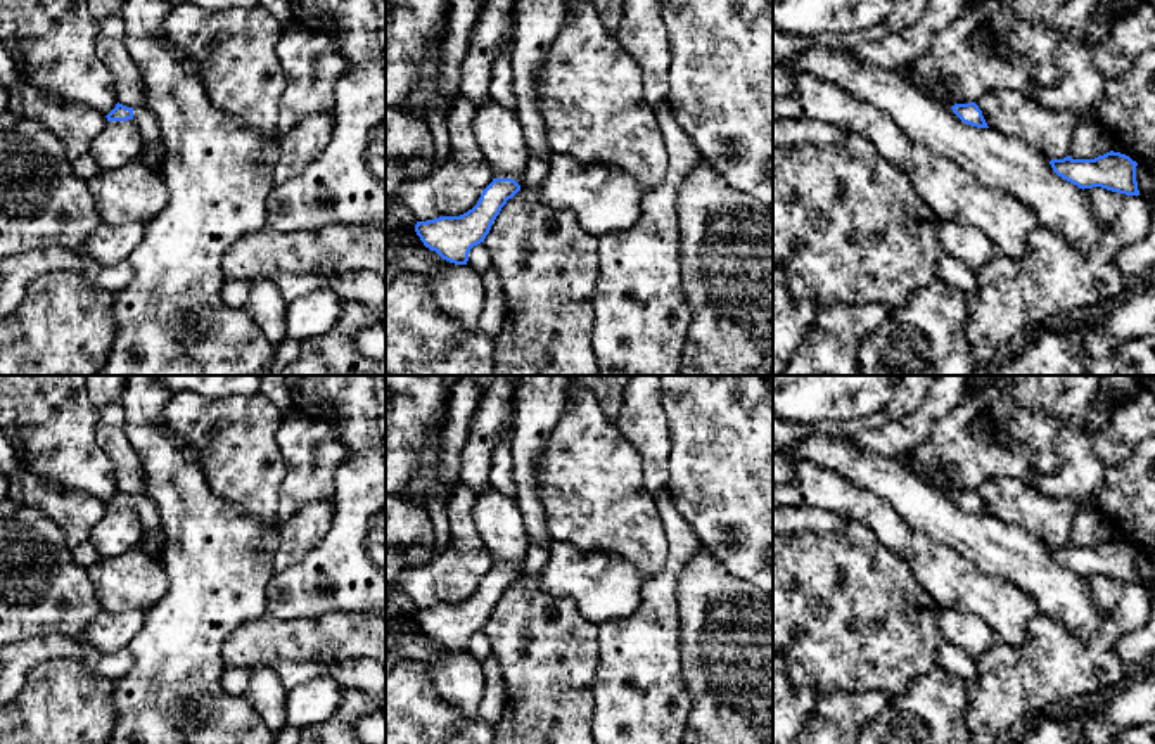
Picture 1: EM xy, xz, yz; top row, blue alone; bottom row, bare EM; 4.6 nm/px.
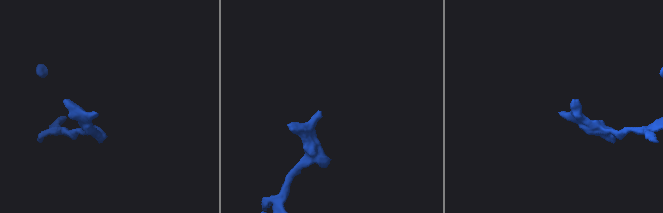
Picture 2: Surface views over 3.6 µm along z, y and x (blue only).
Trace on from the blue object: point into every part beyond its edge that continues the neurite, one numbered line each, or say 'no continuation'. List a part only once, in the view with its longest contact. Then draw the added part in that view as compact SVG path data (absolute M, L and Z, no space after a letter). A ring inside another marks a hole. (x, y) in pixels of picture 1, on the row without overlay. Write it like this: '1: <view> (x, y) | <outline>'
1: xy (146, 509) | M135 495L133 497L133 509L140 519L144 531L154 533L154 531L161 529L159 509L152 500L149 500L144 495Z

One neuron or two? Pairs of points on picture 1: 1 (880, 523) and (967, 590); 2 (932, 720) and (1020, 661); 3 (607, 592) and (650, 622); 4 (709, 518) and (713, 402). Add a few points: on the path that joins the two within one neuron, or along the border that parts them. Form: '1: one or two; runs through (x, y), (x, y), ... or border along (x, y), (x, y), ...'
1: one; runs through (901, 538), (946, 575)
2: two; border along (963, 682), (967, 725)
3: two; border along (645, 582), (628, 616), (599, 627)
4: one; runs through (716, 488), (716, 431)

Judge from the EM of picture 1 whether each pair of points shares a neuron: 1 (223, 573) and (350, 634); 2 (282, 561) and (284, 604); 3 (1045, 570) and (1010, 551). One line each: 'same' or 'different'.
1: different
2: different
3: same

